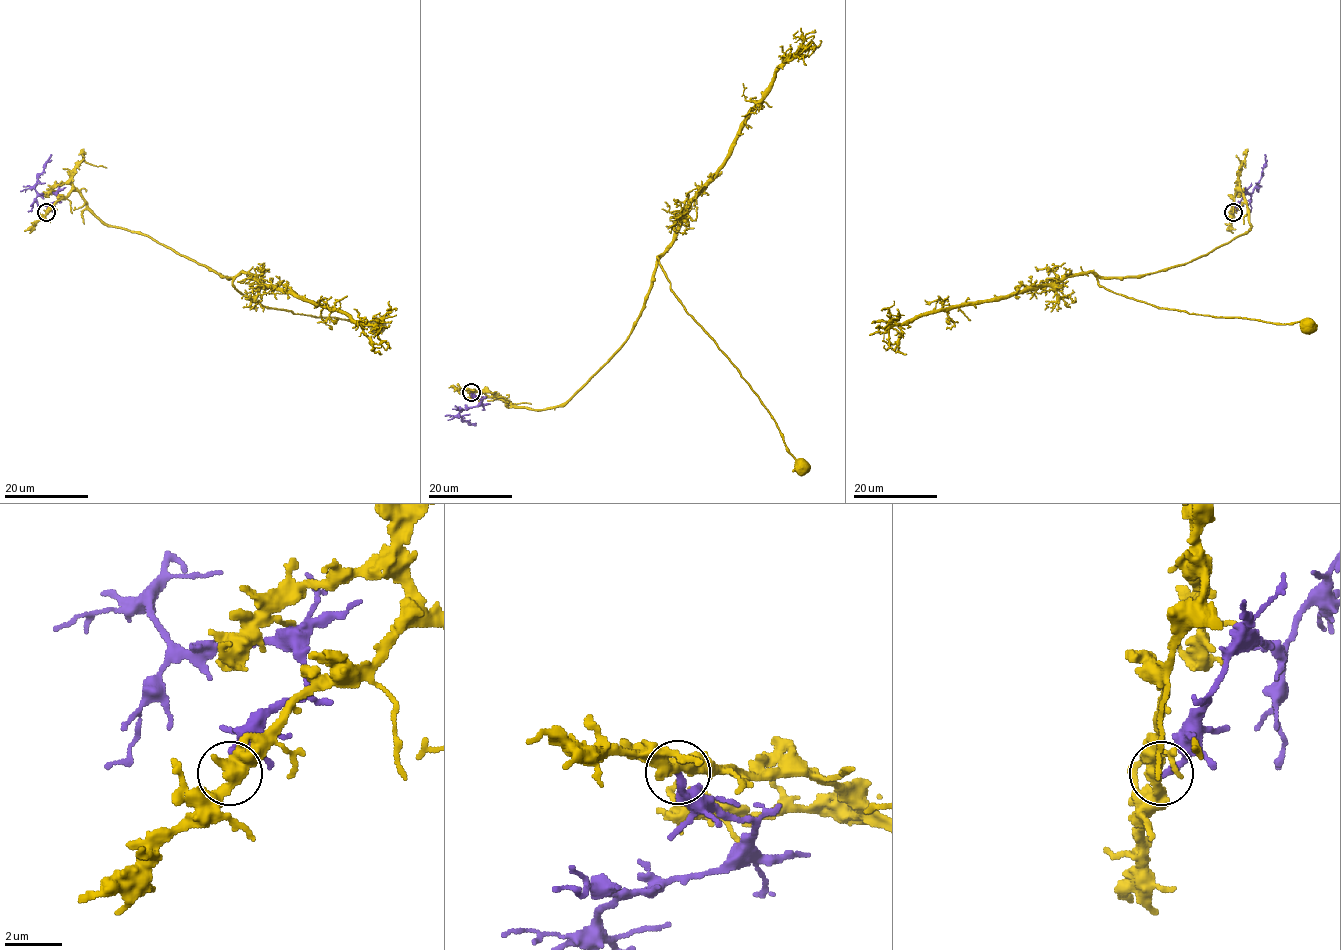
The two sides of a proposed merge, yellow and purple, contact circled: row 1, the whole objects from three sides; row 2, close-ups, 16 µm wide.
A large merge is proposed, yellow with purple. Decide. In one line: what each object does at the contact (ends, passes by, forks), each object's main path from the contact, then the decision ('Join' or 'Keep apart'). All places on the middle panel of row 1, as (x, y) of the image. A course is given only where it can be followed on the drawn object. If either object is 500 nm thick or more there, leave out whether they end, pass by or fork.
At the ring yellow passes by. At the ring purple ends. Course of yellow: (470, 391), (530, 409), (561, 407), (608, 360), (643, 305), (681, 212), (722, 164), (774, 73), (811, 42). Course of purple: (470, 392), (482, 400), (459, 413), (464, 420), (476, 422). Keep apart

